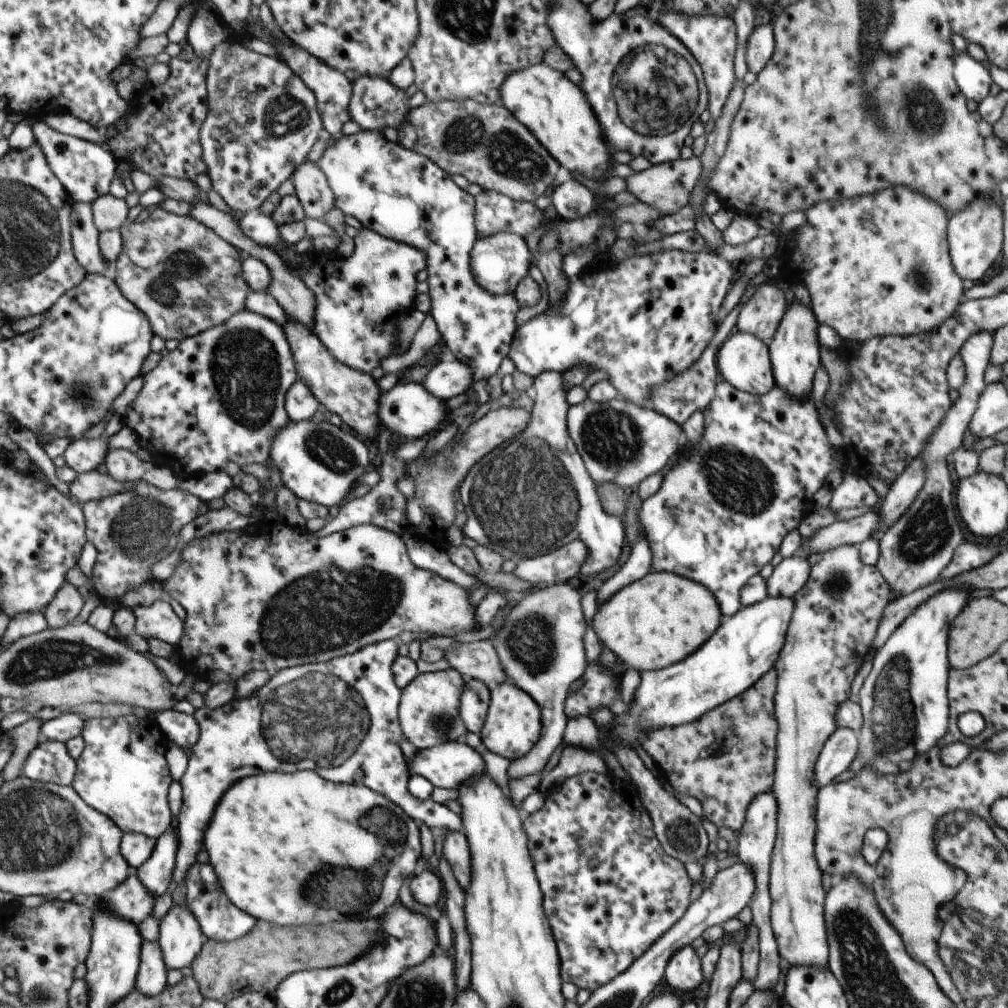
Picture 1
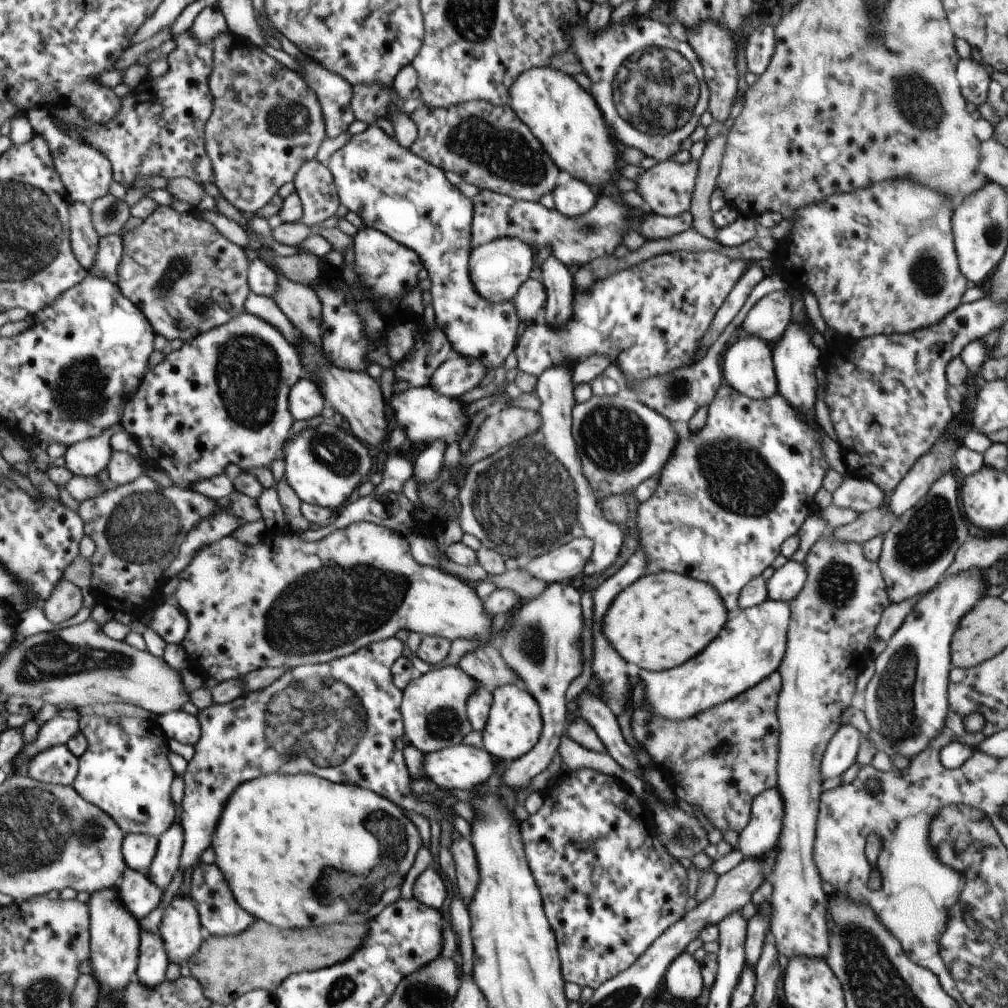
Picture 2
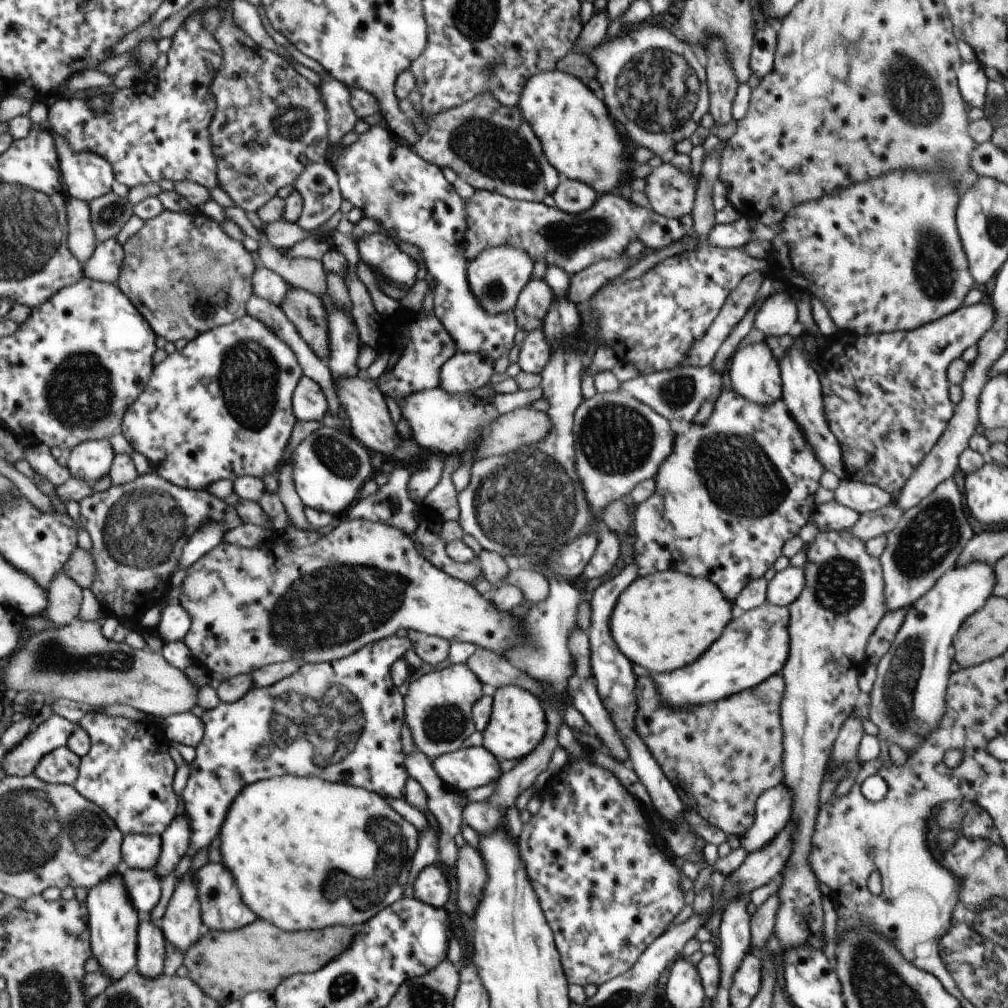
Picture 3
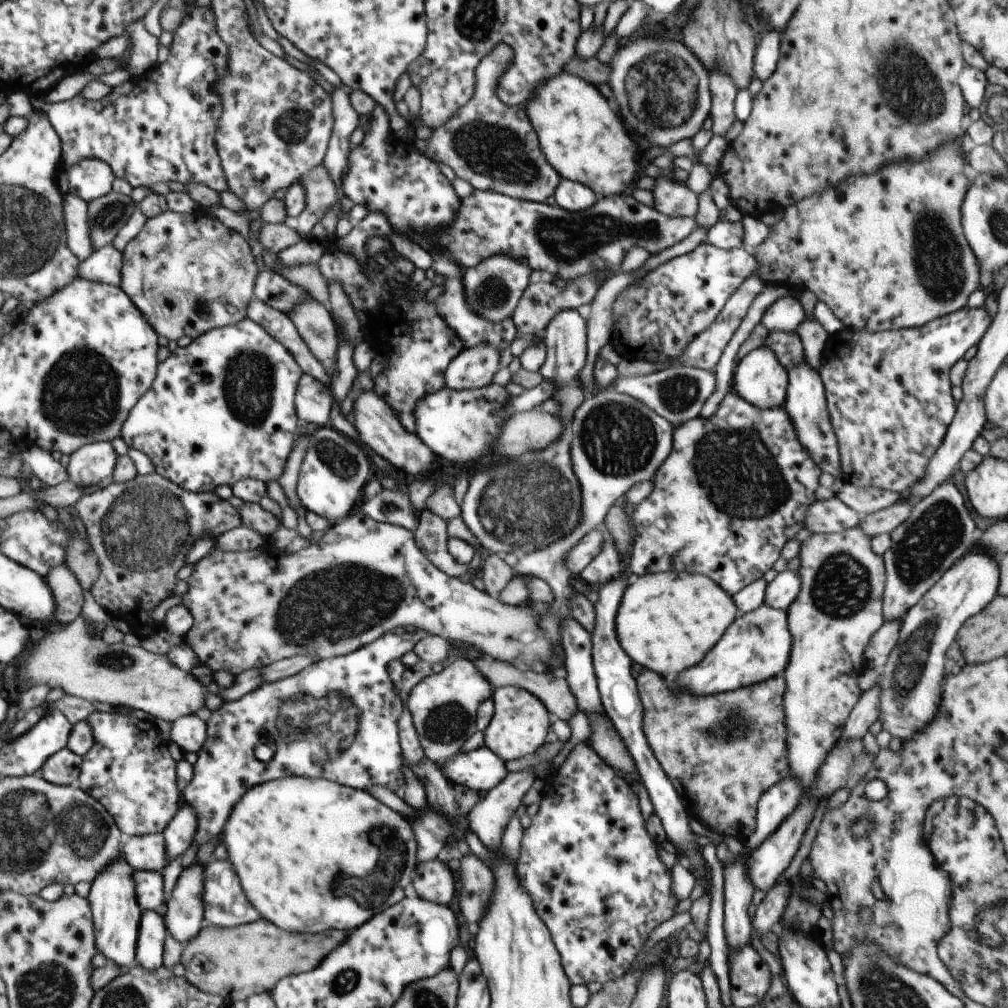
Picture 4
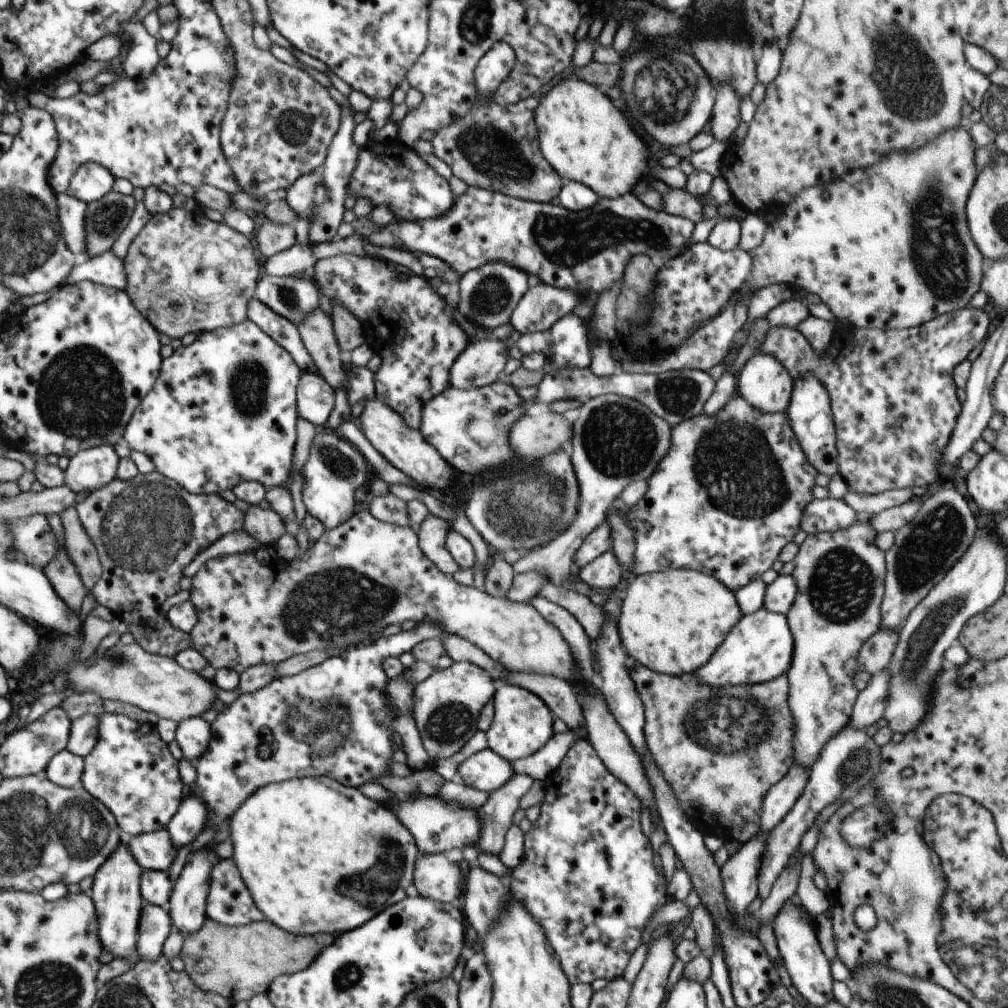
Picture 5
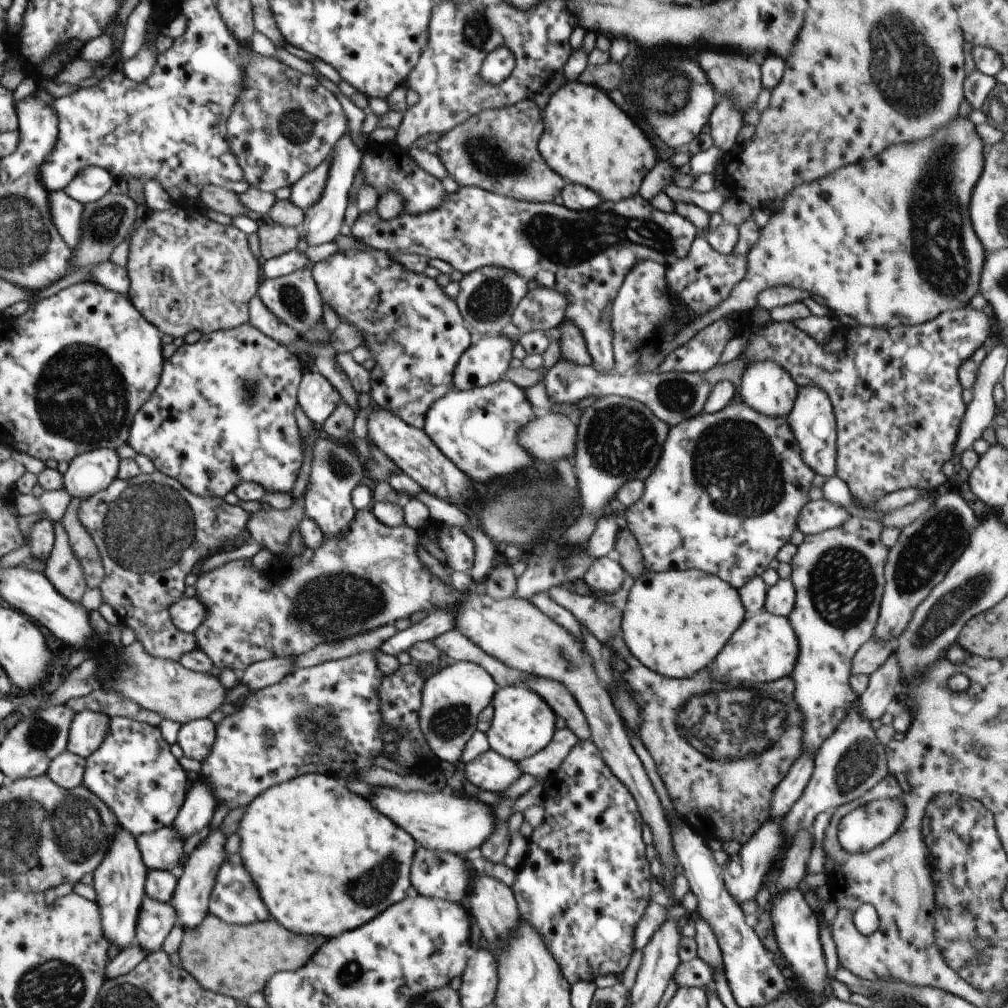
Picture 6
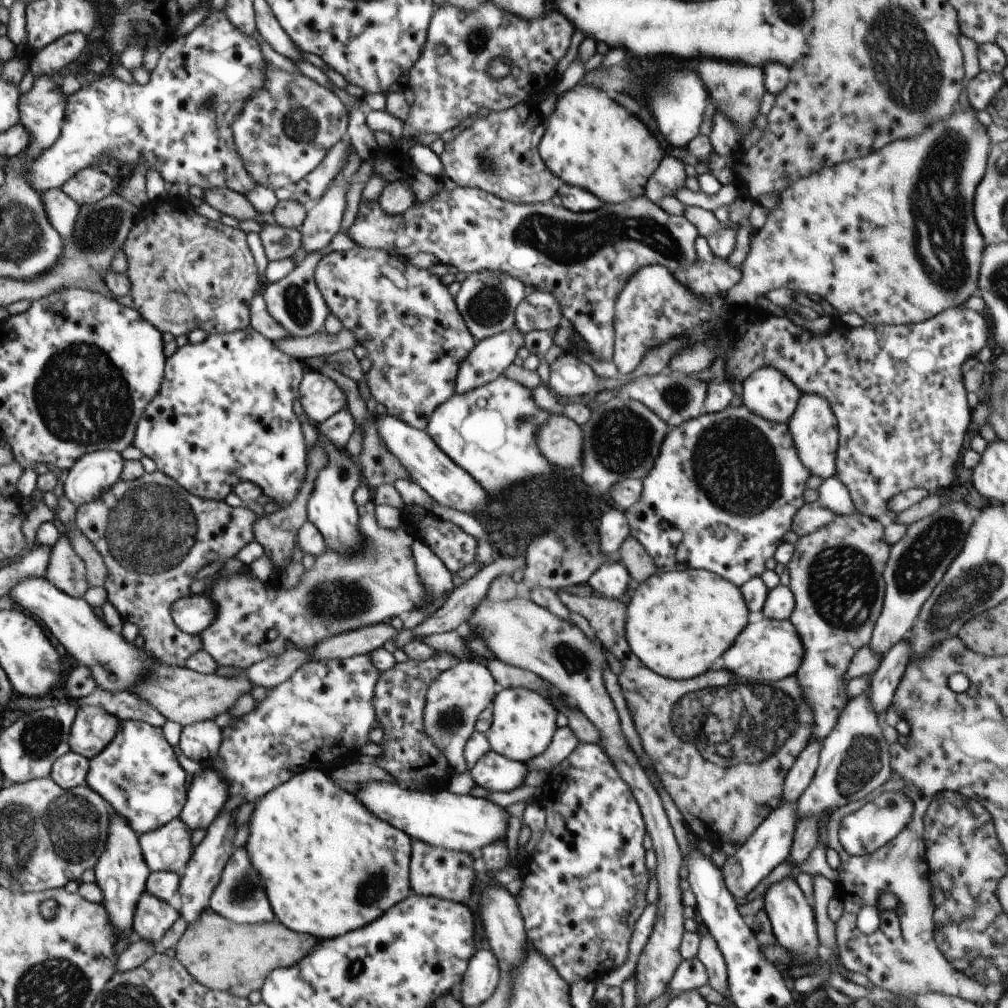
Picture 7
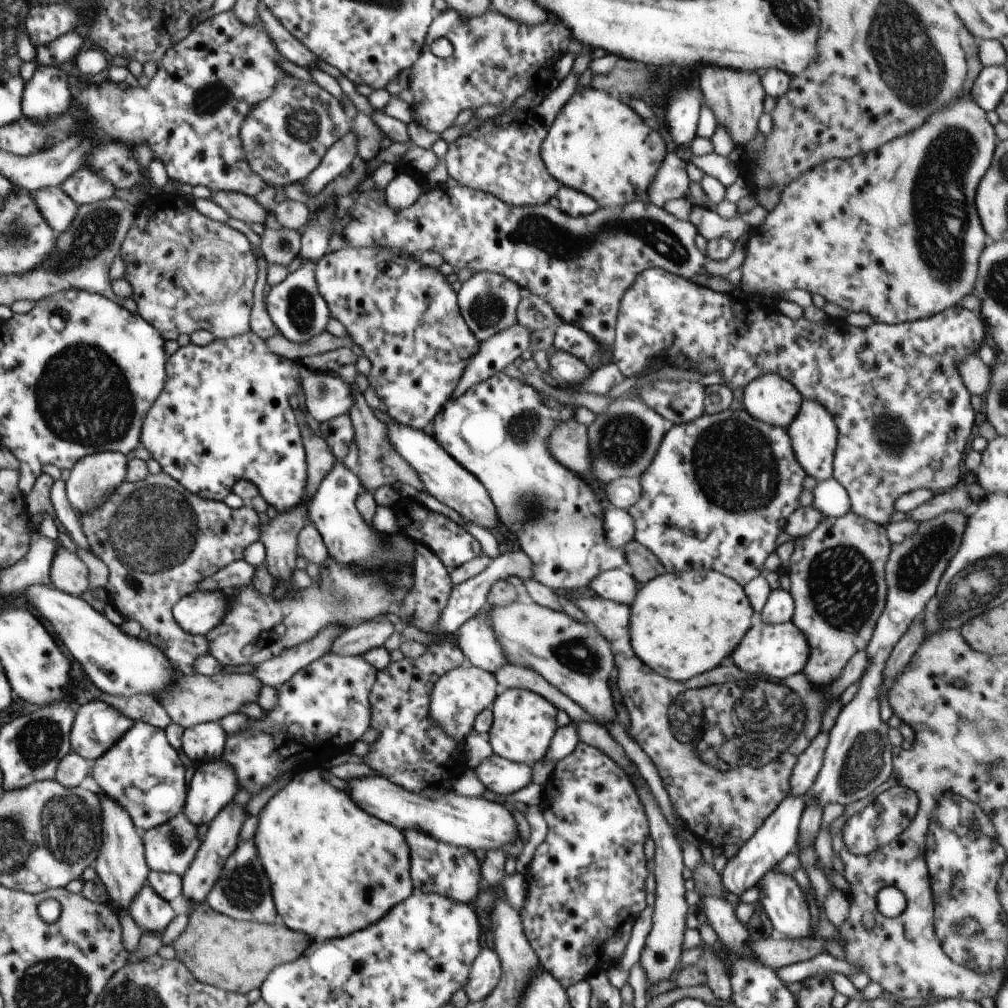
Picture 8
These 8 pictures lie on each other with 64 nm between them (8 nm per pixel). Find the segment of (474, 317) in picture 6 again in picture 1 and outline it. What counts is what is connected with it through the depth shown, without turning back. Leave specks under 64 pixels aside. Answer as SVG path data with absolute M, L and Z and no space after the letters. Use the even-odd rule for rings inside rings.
M497 232L488 239L476 239L471 250L474 280L491 295L512 295L518 283L529 274L530 256L525 238L514 233Z

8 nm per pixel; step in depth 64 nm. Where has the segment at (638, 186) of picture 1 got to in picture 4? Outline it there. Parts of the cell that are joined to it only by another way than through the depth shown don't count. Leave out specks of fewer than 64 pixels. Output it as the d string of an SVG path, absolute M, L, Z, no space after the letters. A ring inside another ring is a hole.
M671 169L661 170L663 176L654 178L655 188L653 197L655 209L669 217L690 217L695 218L698 212L699 196L693 193L684 183L680 184L671 177Z

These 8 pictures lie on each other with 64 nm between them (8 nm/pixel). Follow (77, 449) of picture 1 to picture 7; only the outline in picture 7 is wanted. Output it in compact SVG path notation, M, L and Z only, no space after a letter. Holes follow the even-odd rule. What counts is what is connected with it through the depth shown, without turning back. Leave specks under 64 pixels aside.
M114 449L85 454L69 468L63 491L76 506L92 503L122 480L125 460Z

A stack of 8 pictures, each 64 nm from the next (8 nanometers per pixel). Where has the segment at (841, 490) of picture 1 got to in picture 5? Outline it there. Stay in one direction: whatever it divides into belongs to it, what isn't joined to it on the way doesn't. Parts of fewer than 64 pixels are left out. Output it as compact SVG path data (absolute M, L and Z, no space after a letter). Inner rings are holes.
M911 488L884 491L877 495L863 495L849 490L842 500L860 516L869 517L900 506L918 496L919 492Z

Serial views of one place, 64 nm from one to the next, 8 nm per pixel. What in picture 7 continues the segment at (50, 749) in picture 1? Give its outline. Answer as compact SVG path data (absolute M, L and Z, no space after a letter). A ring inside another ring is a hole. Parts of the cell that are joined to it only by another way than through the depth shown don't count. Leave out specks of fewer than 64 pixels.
M70 750L53 764L50 777L63 789L71 789L85 783L88 771L89 760Z

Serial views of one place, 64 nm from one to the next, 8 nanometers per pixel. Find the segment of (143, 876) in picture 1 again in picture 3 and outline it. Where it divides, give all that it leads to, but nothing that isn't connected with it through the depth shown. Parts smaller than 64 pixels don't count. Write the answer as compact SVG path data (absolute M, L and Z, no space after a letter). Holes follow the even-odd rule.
M183 812L169 824L168 830L162 835L162 855L159 863L154 868L160 880L169 875L171 870L176 868L176 865L180 862L184 854L187 854L191 846L190 837L190 819Z

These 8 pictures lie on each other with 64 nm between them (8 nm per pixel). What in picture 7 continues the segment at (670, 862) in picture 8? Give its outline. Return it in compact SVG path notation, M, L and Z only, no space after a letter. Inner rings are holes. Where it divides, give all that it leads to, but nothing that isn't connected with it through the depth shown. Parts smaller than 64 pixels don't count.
M516 598L509 601L485 602L476 607L472 618L465 628L476 631L485 640L487 647L499 661L510 666L535 672L546 684L555 687L575 708L584 713L601 734L600 746L618 769L622 780L629 784L630 790L638 801L645 820L647 833L653 840L657 866L655 876L658 881L658 902L656 922L650 938L642 949L634 972L638 1006L648 1005L654 998L666 992L666 985L672 980L676 969L682 964L679 948L684 934L684 921L690 911L682 904L680 868L684 856L678 847L672 826L666 817L658 791L650 782L647 772L640 766L637 756L630 748L620 729L620 719L614 703L604 686L602 674L608 668L601 643L591 639L575 625L574 621L564 620L547 608L542 608L532 600Z

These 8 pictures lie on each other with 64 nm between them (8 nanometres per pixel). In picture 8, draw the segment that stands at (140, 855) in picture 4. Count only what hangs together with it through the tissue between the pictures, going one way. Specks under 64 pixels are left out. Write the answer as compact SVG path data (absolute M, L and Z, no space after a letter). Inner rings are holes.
M183 810L168 822L145 831L146 856L150 870L183 877L200 850L196 826Z

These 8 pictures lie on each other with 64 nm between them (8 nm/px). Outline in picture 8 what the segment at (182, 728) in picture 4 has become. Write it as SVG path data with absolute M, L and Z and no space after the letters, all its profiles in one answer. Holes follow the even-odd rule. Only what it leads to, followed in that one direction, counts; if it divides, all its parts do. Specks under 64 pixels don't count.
M210 721L184 729L182 752L194 763L211 763L221 758L227 733L220 722Z

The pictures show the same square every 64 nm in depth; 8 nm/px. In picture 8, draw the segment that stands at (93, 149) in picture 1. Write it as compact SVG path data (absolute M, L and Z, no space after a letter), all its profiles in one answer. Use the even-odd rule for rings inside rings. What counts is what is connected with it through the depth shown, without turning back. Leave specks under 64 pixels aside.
M86 167L78 169L60 186L78 205L98 203L114 197L113 184Z

